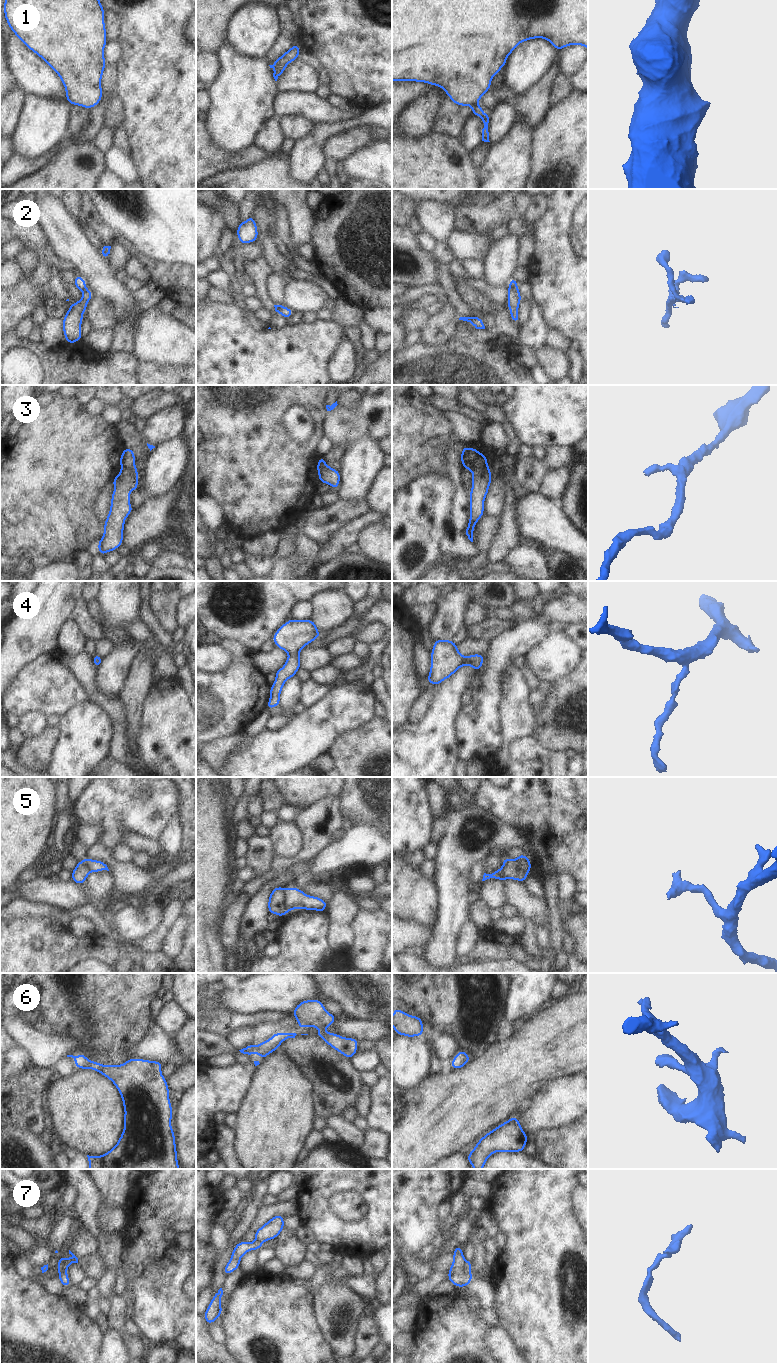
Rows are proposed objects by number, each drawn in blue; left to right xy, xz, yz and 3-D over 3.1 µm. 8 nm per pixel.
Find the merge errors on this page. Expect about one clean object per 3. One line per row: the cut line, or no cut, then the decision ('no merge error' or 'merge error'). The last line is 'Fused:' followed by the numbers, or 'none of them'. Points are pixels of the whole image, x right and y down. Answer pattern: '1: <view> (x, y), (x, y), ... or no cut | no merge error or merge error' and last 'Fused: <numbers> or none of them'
1: yz (476, 103), (471, 106) | merge error
2: yz (516, 285), (508, 289) | merge error
3: yz (486, 464), (471, 470) | merge error
4: no cut | no merge error
5: xz (283, 888), (284, 905), (288, 910) | merge error
6: no cut | no merge error
7: yz (465, 1261), (464, 1269), (470, 1274) | merge error
Fused: 1, 2, 3, 5, 7

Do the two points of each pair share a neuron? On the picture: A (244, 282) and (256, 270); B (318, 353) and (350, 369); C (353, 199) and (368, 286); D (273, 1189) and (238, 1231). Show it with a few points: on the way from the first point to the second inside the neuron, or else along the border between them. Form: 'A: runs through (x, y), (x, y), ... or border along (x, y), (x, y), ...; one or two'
A: border along (244, 273), (254, 286), (256, 295); two
B: border along (343, 339), (328, 362), (328, 374); two
C: runs through (353, 222), (343, 239), (348, 250), (345, 268); one
D: border along (266, 1179), (268, 1193); two

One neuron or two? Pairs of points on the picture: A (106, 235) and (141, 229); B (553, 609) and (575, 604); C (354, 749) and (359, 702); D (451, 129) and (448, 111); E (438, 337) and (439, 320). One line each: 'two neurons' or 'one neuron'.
A: two neurons
B: one neuron
C: two neurons
D: one neuron
E: one neuron

